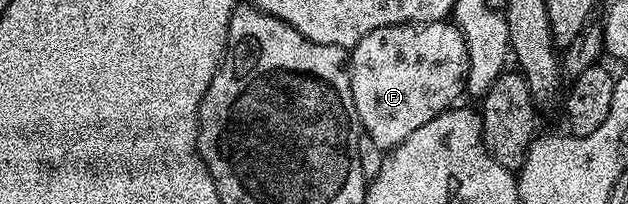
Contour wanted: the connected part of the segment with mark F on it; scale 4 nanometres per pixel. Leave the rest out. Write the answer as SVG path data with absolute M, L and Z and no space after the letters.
M448 19L427 22L426 24L383 26L379 30L371 30L371 34L367 34L367 38L363 38L354 46L347 60L347 67L351 78L351 94L355 98L355 110L361 120L364 135L369 136L371 142L375 142L375 146L379 146L382 150L392 150L405 141L407 134L415 134L415 130L419 130L419 126L431 122L431 118L435 118L441 112L448 112L450 108L460 101L457 99L466 91L465 80L468 77L469 70L467 42L457 25Z

